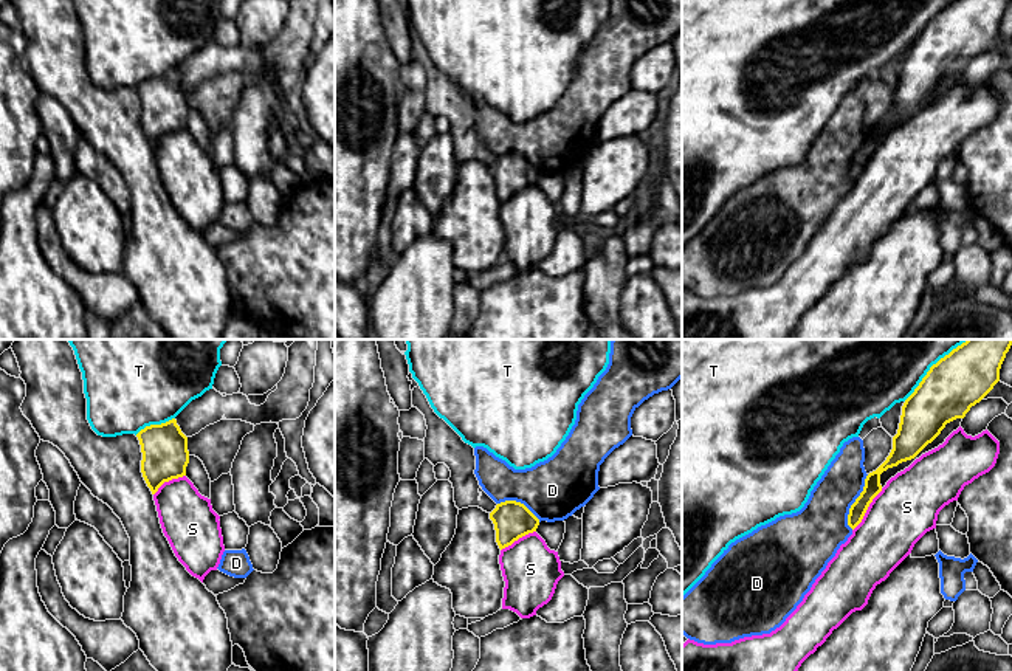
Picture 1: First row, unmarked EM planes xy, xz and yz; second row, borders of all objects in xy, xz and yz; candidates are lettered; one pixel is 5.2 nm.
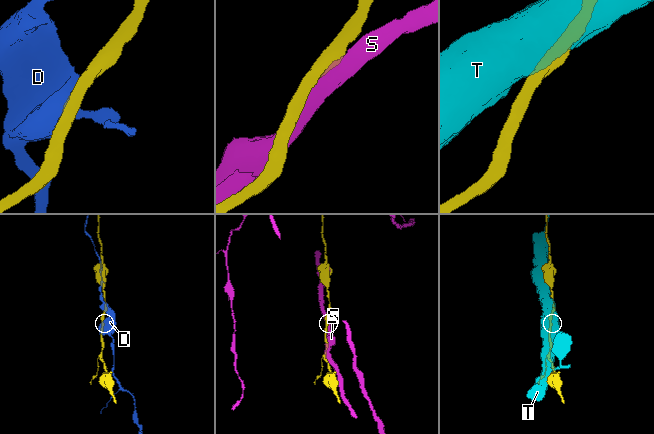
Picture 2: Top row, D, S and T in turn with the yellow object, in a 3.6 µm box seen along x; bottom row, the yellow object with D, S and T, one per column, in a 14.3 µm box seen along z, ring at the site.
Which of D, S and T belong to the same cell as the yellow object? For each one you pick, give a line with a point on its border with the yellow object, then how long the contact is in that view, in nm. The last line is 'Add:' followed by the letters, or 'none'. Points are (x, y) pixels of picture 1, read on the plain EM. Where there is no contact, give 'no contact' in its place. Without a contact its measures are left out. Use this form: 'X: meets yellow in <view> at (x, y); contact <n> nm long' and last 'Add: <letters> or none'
Add: none

